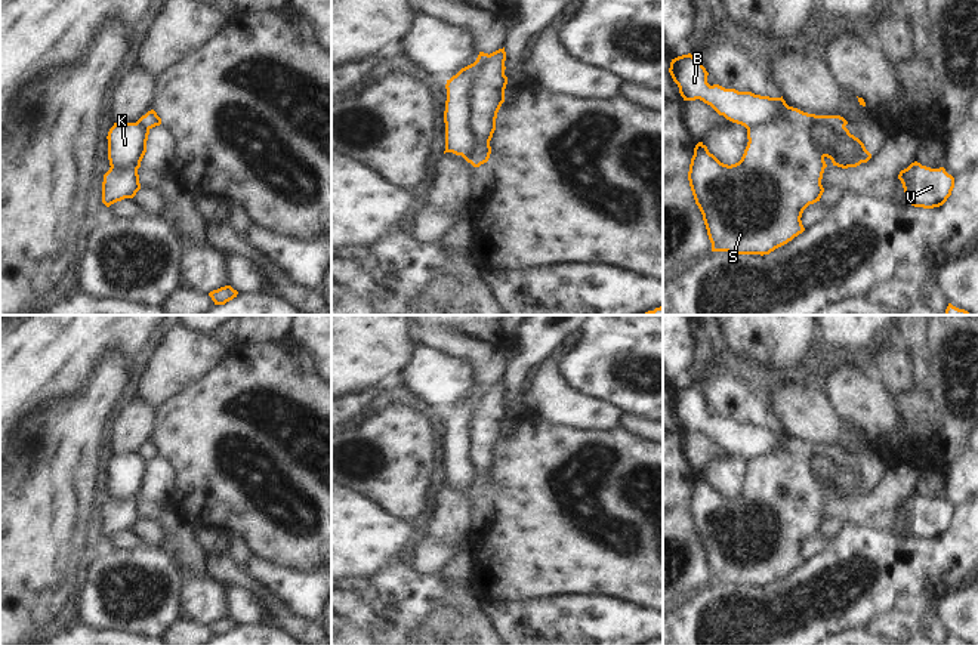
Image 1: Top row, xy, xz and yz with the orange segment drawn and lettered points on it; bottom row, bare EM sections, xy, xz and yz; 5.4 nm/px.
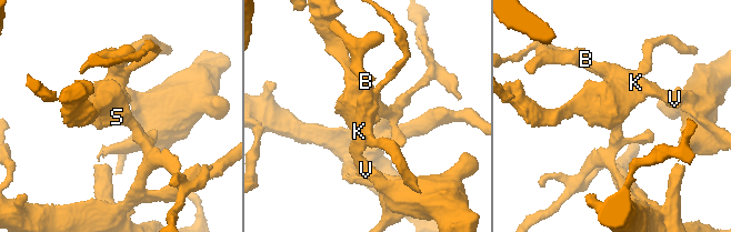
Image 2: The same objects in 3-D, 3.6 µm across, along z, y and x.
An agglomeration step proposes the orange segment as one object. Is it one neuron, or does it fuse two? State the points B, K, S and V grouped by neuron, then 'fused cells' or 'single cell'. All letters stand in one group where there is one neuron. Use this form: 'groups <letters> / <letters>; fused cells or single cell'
groups B K V / S; fused cells

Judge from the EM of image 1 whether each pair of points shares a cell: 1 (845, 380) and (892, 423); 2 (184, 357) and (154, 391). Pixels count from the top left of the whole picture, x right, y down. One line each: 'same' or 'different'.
1: same
2: same

